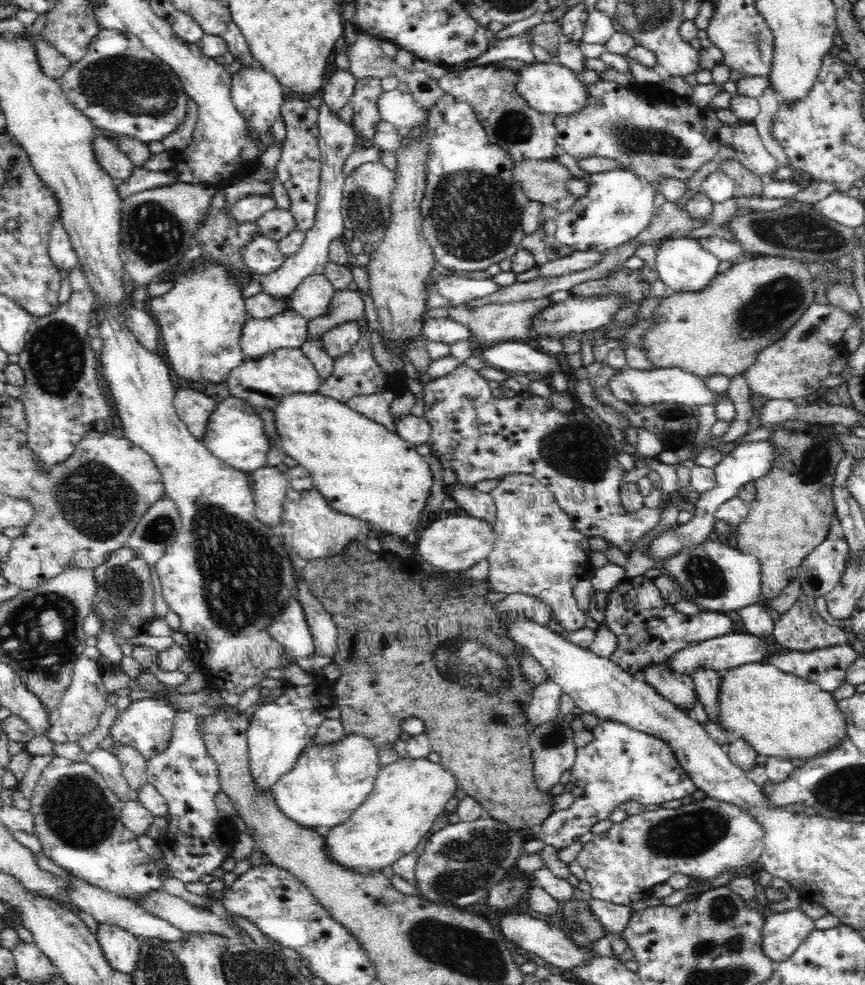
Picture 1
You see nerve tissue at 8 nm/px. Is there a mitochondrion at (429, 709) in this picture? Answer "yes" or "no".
no

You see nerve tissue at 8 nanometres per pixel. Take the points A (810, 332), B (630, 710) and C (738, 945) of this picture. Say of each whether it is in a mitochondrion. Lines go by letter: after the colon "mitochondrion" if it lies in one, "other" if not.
A: mitochondrion
B: other
C: mitochondrion

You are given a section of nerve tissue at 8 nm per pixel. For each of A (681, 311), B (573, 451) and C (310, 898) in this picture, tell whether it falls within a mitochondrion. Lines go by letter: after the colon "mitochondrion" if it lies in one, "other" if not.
A: other
B: mitochondrion
C: other

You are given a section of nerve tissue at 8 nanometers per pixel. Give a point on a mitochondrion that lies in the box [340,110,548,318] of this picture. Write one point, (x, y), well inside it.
(480, 221)

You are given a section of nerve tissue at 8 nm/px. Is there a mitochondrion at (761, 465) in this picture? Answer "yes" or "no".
no

